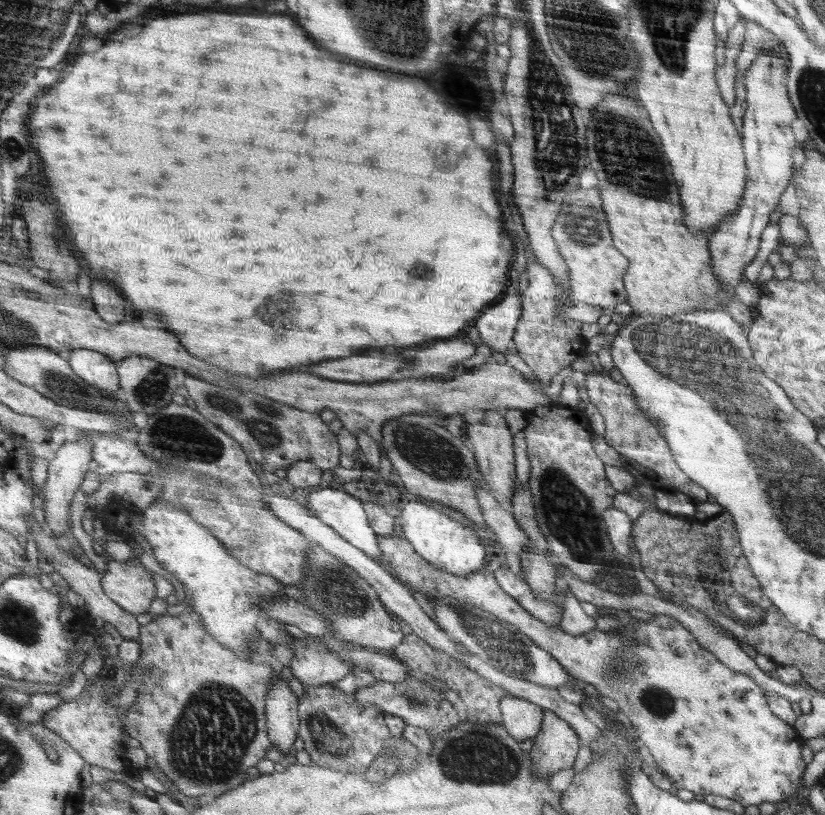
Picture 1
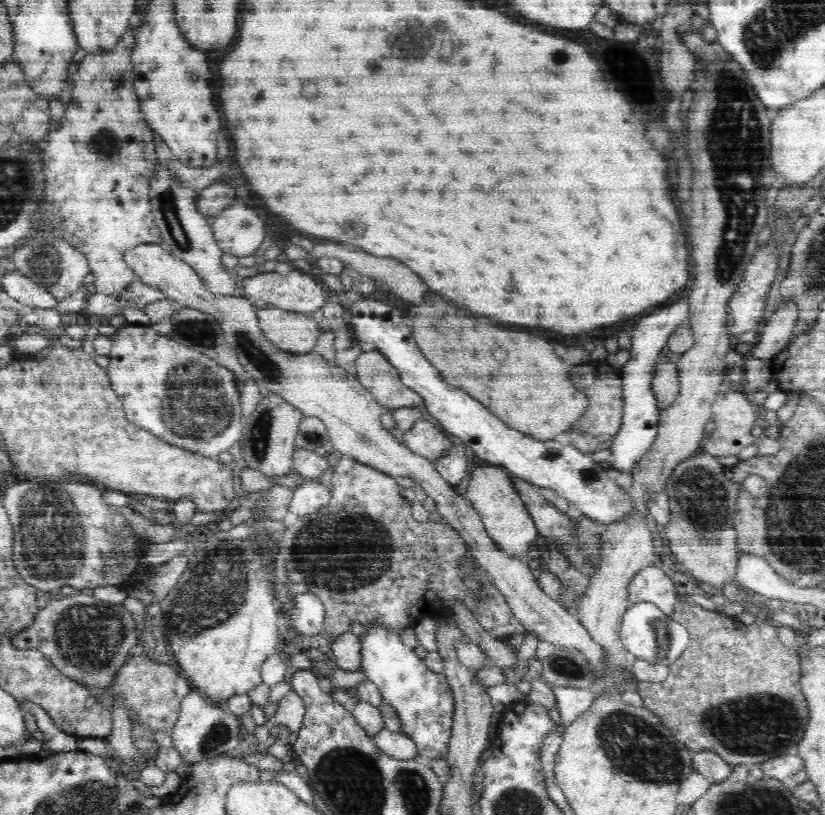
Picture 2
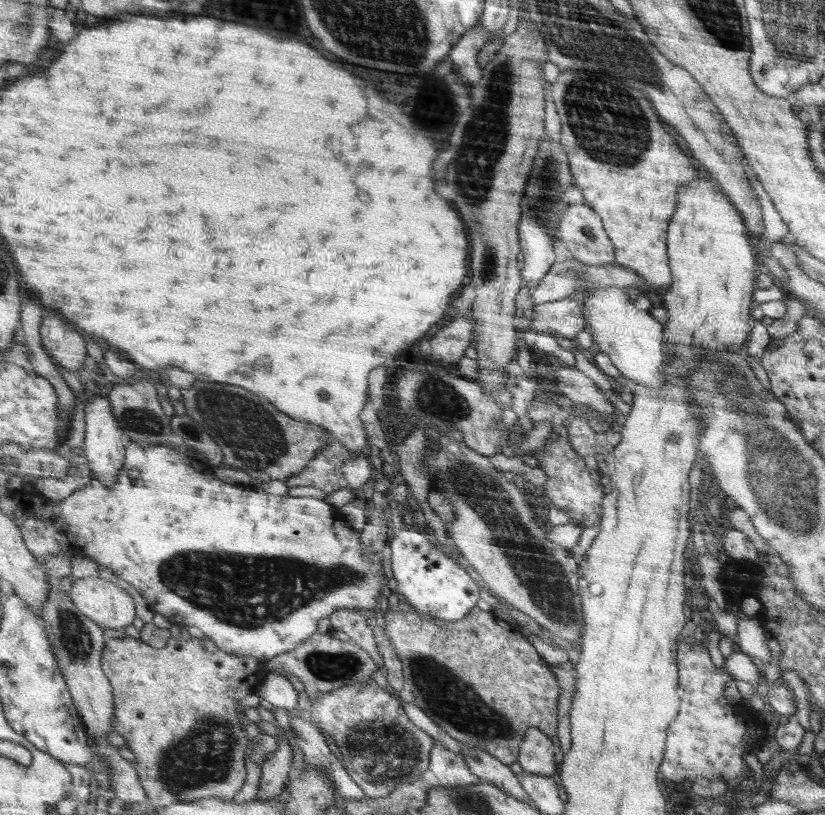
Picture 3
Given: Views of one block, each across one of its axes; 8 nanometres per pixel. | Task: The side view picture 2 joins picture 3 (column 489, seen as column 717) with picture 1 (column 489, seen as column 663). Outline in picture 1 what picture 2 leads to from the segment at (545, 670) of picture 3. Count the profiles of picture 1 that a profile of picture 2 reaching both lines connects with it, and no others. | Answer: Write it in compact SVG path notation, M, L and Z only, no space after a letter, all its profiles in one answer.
M409 633L398 646L394 646L392 656L400 659L402 663L410 666L412 670L421 670L422 672L431 674L434 678L444 681L444 686L448 690L454 690L458 693L460 701L466 705L466 712L468 713L467 720L469 722L482 722L482 723L500 723L502 722L501 716L501 702L502 697L514 697L506 688L486 680L484 676L480 676L476 670L468 668L464 662L460 662L458 658L452 658L450 654L442 652L416 634Z

